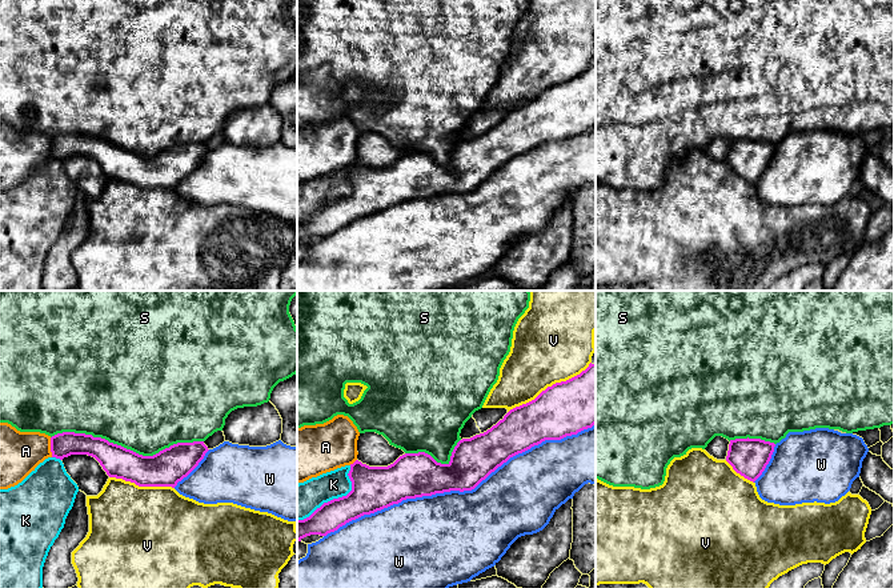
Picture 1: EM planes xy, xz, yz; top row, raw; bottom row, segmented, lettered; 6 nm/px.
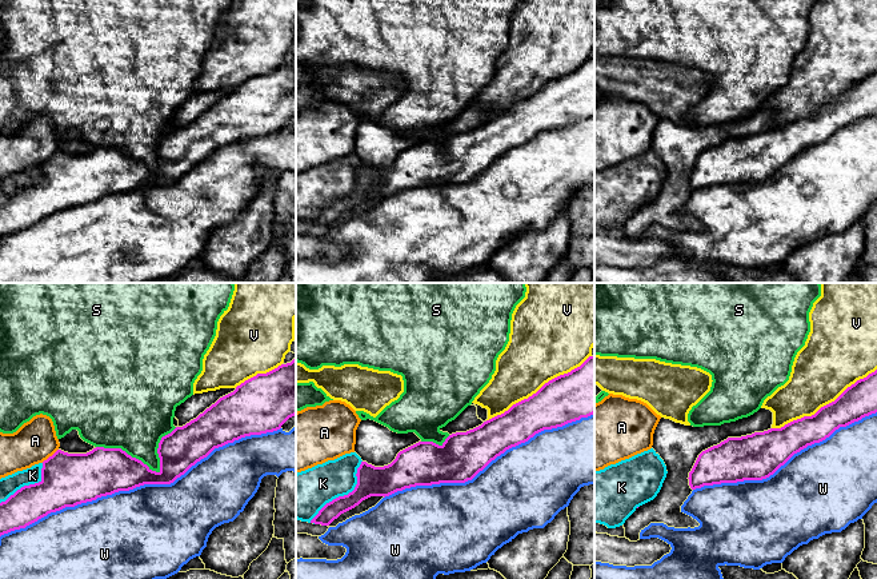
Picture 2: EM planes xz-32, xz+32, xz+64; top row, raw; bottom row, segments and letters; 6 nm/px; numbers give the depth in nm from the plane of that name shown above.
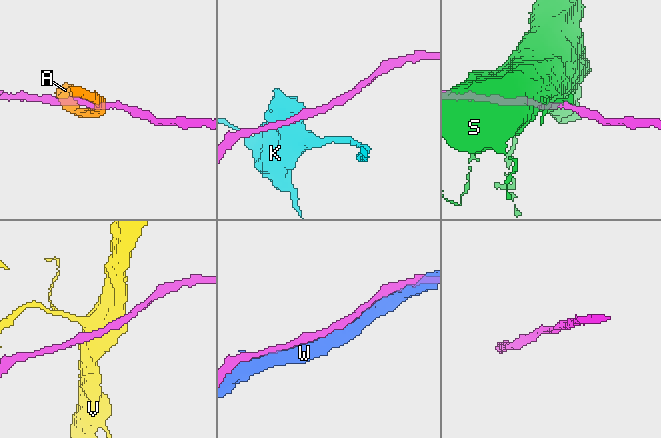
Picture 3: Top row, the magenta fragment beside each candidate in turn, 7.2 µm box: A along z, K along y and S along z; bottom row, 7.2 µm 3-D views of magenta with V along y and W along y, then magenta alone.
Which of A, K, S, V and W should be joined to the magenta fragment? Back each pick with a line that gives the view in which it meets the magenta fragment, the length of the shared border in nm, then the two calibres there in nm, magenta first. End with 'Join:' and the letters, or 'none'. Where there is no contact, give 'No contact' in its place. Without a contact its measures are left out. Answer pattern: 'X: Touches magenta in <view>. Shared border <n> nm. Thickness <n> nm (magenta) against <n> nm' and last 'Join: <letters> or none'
W: Touches magenta in xz. Shared border 1750 nm. Thickness 260 nm (magenta) against 480 nm
Join: W

